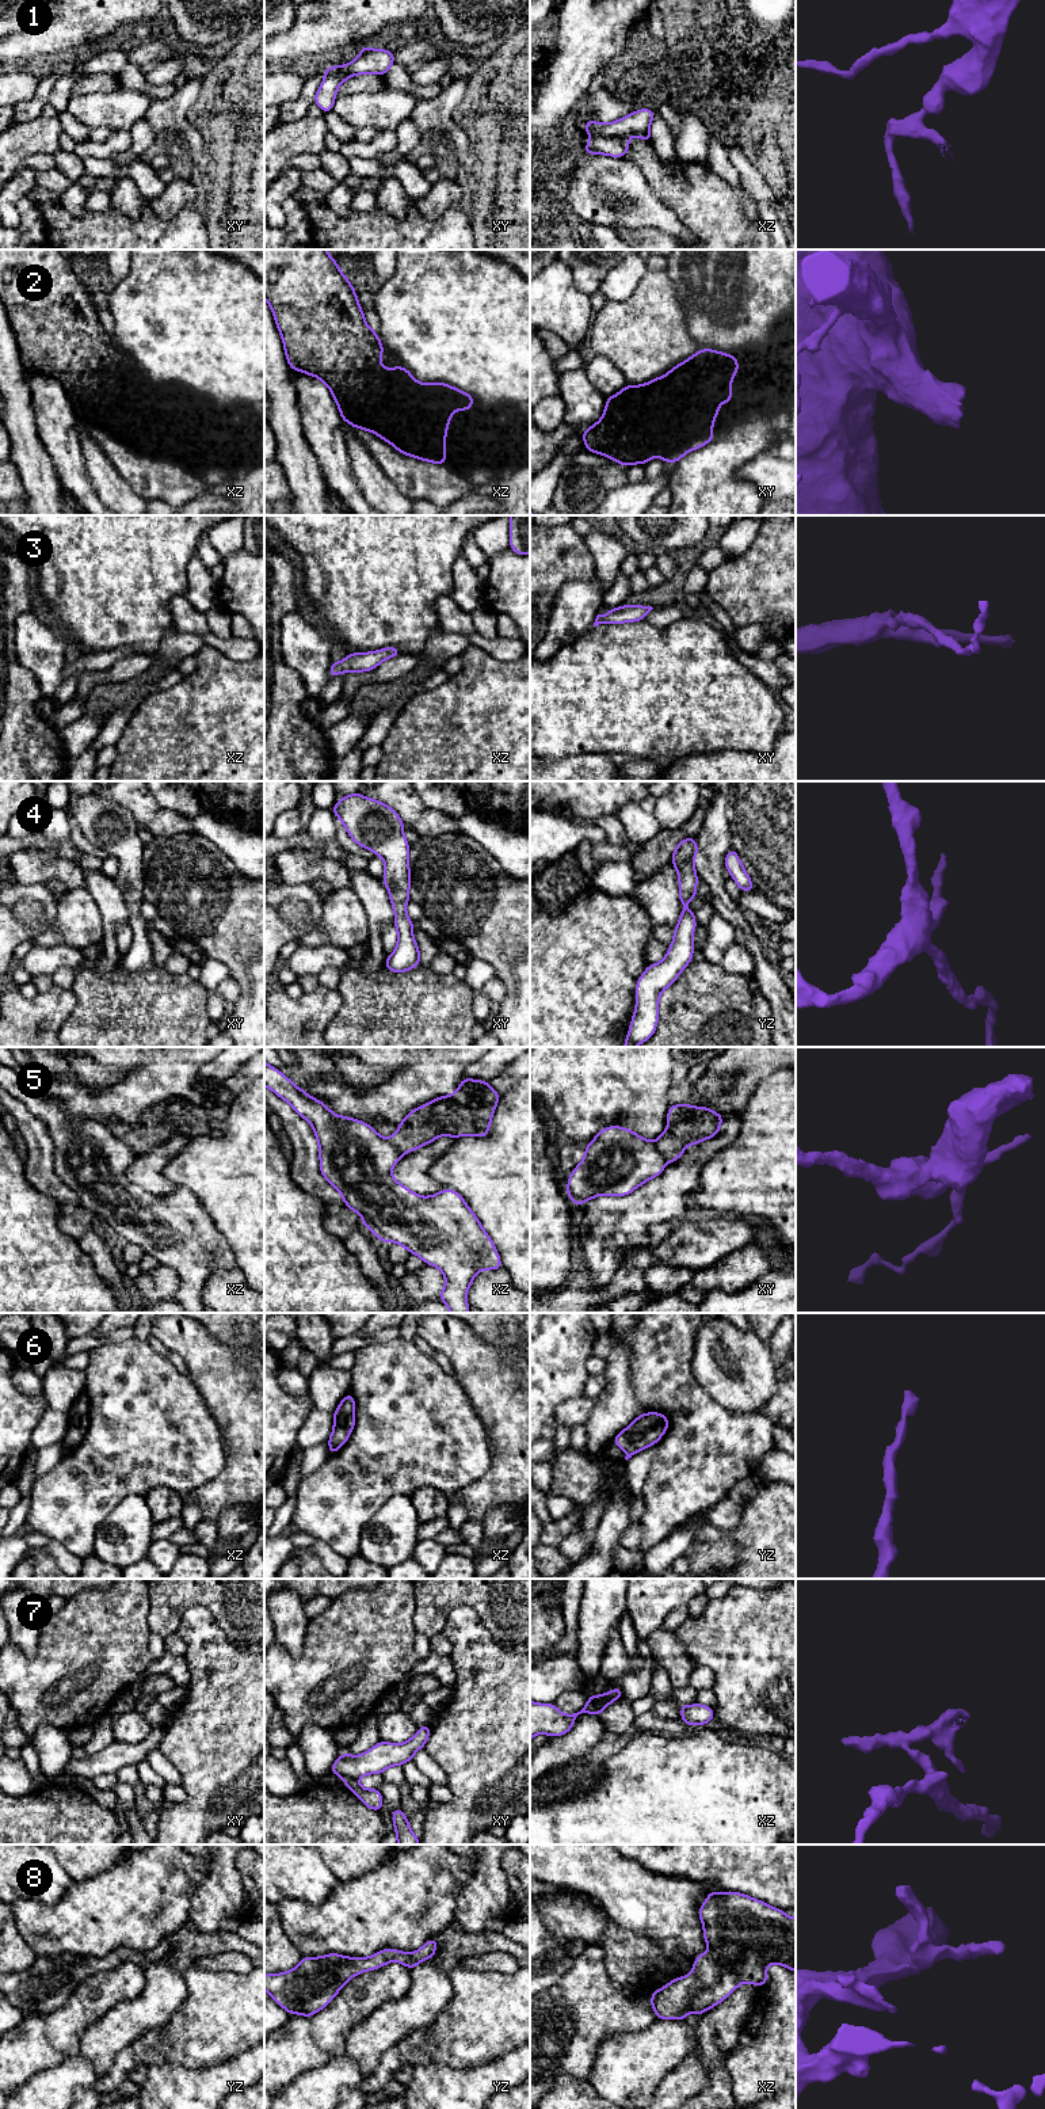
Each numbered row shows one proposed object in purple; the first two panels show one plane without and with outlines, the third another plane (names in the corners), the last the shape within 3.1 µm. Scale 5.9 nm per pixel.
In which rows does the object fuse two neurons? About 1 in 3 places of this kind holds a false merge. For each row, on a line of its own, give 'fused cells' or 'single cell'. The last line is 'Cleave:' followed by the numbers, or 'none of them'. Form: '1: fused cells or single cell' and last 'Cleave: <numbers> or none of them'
1: fused cells
2: single cell
3: single cell
4: single cell
5: fused cells
6: single cell
7: fused cells
8: single cell
Cleave: 1, 5, 7

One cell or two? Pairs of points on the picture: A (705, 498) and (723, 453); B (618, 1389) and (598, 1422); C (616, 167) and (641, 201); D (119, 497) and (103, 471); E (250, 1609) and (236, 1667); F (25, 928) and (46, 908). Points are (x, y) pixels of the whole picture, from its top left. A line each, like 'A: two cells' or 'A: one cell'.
A: one cell
B: one cell
C: one cell
D: one cell
E: two cells
F: one cell

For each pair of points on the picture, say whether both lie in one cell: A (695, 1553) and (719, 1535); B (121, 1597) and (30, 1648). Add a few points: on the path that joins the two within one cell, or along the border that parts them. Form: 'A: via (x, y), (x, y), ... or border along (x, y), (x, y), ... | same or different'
A: border along (694, 1540), (729, 1540), (735, 1545), (736, 1561) | different
B: border along (41, 1634), (33, 1656), (26, 1656), (14, 1644) | different

